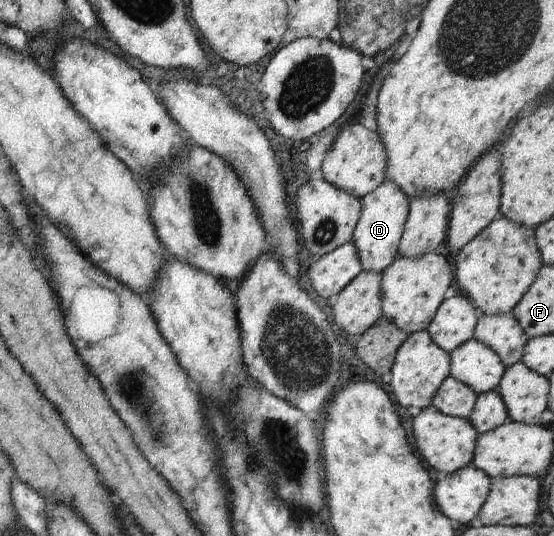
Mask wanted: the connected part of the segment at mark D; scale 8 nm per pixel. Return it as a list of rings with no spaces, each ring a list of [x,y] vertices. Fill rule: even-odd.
[[[384,180],[361,200],[360,219],[353,231],[352,243],[360,258],[361,267],[373,272],[383,272],[396,259],[399,243],[407,220],[409,199],[390,180]]]

